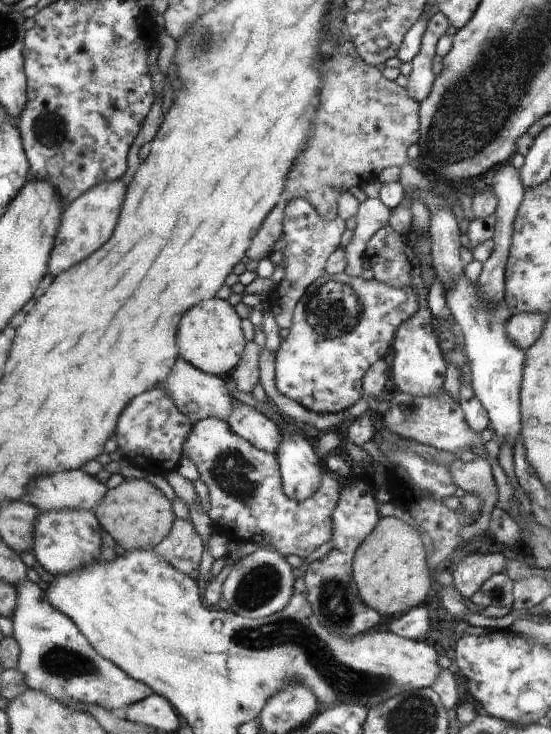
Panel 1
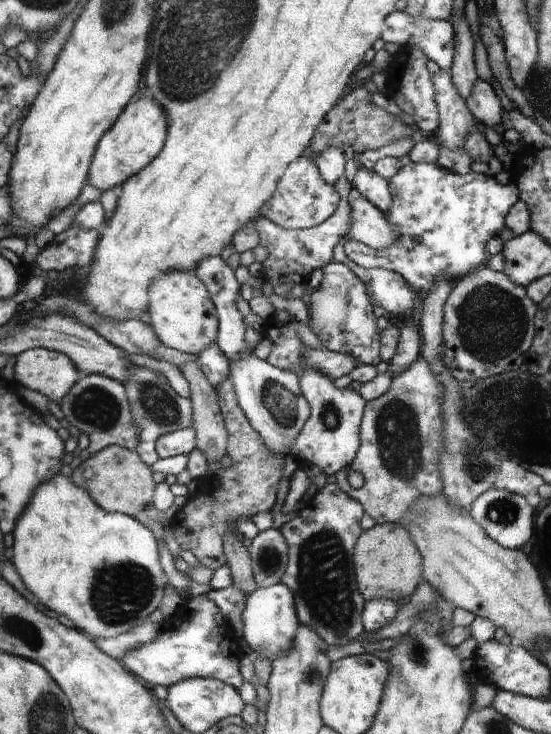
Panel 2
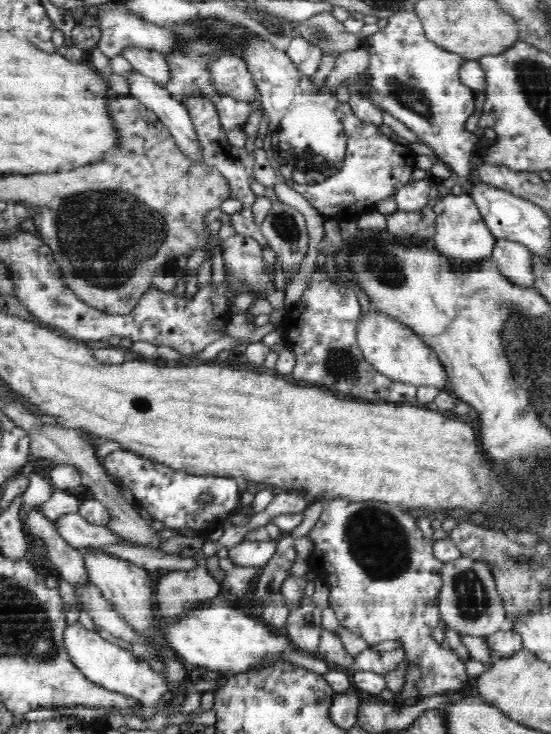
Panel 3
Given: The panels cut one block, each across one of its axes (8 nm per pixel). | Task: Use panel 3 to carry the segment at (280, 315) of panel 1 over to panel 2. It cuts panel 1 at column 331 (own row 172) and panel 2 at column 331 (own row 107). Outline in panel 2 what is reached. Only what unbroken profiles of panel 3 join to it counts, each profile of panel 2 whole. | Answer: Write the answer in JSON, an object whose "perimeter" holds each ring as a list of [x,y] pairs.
{"perimeter":[[[300,156],[300,160],[296,160],[296,164],[288,168],[288,176],[280,180],[276,196],[272,196],[272,200],[264,204],[263,217],[271,220],[275,225],[280,225],[280,228],[309,229],[328,220],[338,208],[338,202],[340,202],[340,194],[333,186],[322,180],[322,175],[312,158]]]}

